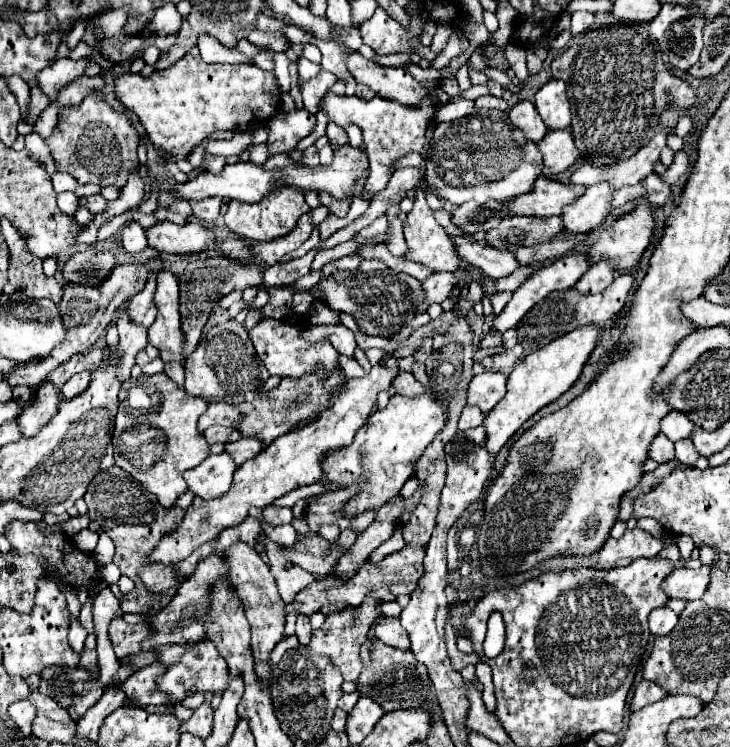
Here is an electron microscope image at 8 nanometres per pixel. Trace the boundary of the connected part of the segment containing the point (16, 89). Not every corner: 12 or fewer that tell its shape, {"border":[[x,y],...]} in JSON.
{"border":[[19,76],[7,78],[22,114],[29,114],[30,88]]}

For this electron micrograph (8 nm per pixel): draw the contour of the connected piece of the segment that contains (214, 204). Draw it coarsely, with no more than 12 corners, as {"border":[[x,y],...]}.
{"border":[[189,200],[195,220],[215,222],[221,200]]}

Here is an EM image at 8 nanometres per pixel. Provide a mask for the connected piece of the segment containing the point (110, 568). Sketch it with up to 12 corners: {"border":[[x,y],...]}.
{"border":[[112,562],[103,566],[102,578],[116,584],[121,577],[119,568]]}

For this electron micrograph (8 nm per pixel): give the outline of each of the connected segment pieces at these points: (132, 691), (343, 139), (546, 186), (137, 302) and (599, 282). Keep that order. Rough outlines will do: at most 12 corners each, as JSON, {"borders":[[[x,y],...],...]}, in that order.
{"borders":[[[161,662],[145,666],[123,682],[127,698],[137,706],[163,704],[167,692],[157,678],[167,672]],[[329,122],[327,136],[333,150],[349,142],[347,132]],[[541,176],[533,192],[505,204],[513,214],[561,216],[577,196],[569,184]],[[155,270],[147,274],[143,292],[127,306],[131,318],[147,328],[153,324],[157,306]],[[599,260],[575,288],[585,294],[603,292],[615,278],[611,262]]]}

